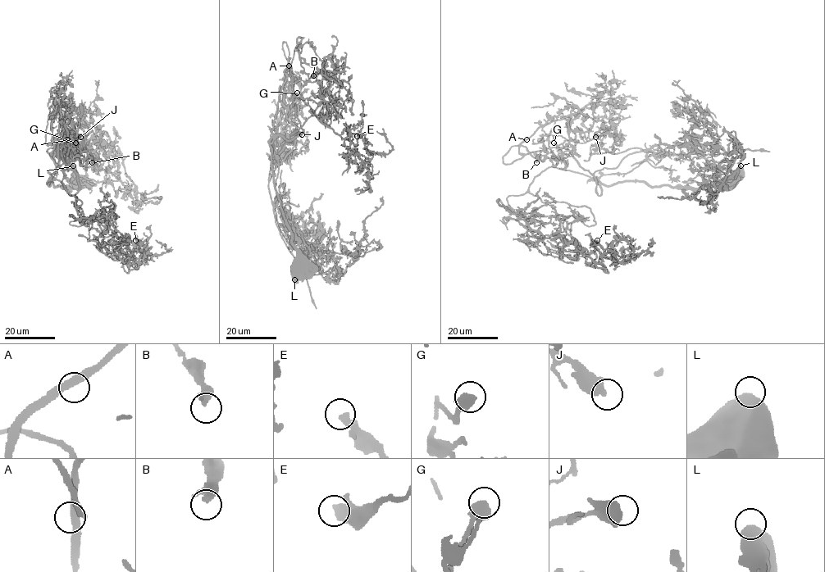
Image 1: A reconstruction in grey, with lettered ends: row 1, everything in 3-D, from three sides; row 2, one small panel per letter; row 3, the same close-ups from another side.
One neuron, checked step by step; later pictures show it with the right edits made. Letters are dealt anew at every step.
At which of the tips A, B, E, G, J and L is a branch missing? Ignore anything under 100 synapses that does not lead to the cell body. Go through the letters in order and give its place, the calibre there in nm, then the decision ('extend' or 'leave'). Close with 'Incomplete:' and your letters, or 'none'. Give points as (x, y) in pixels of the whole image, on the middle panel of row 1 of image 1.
A: (289, 65) | 380 nm | leave
B: (313, 75) | 480 nm | leave
E: (357, 136) | 300 nm | leave
G: (297, 93) | 600 nm | extend
J: (302, 134) | 550 nm | leave
L: (294, 279) | 650 nm | leave
Incomplete: G

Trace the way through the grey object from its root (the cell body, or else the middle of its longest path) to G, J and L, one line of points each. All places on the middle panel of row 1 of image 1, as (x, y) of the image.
G: (299, 269), (297, 247), (273, 183), (269, 142), (277, 135), (286, 140), (301, 135), (285, 115), (297, 93)
J: (299, 269), (273, 183), (269, 140), (301, 135), (286, 118), (288, 110), (285, 137), (302, 134)
L: (299, 269), (295, 272), (294, 279)

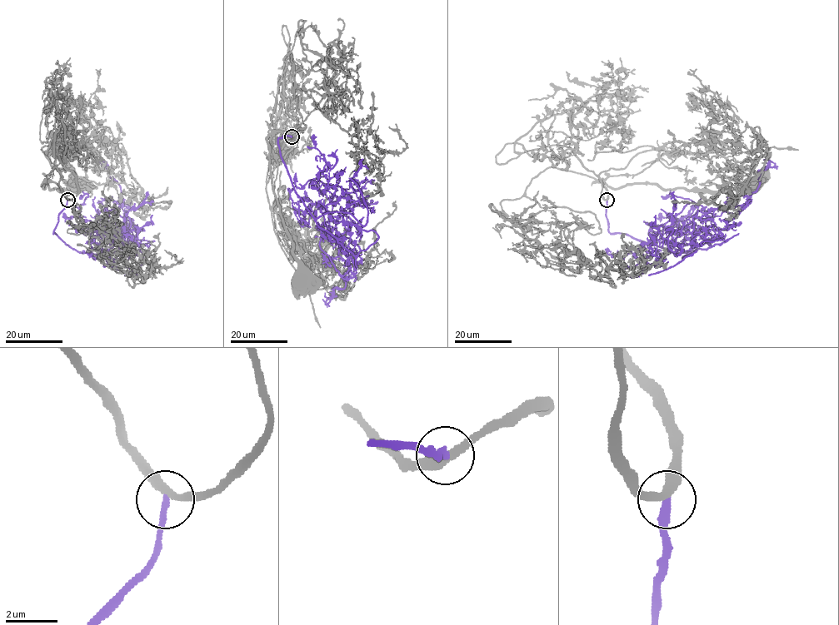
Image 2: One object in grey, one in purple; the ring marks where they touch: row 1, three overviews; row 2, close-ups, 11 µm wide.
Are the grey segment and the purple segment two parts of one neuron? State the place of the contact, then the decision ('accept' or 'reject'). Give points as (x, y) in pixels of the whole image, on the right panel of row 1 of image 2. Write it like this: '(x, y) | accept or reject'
(606, 200) | accept

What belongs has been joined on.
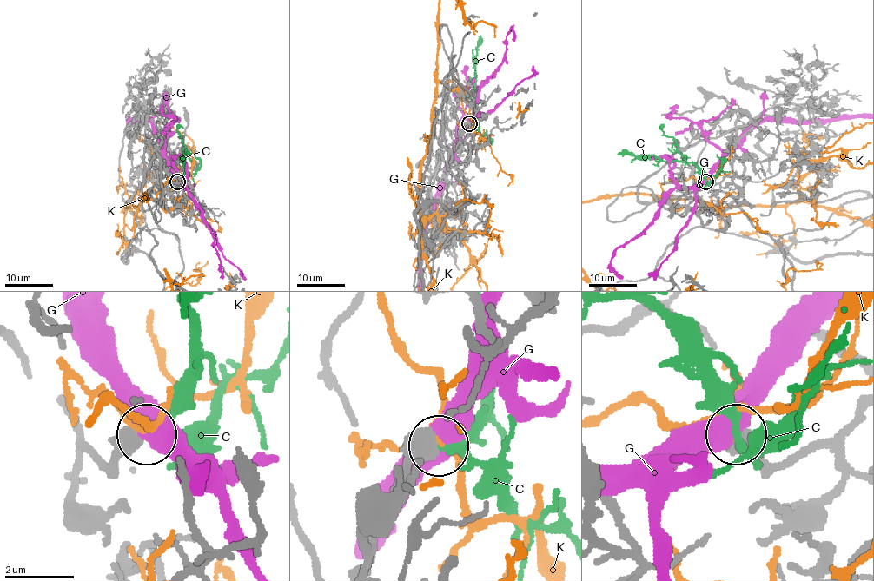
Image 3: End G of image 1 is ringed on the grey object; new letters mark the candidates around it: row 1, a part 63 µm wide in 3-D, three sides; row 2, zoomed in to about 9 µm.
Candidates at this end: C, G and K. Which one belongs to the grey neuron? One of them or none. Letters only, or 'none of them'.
C

